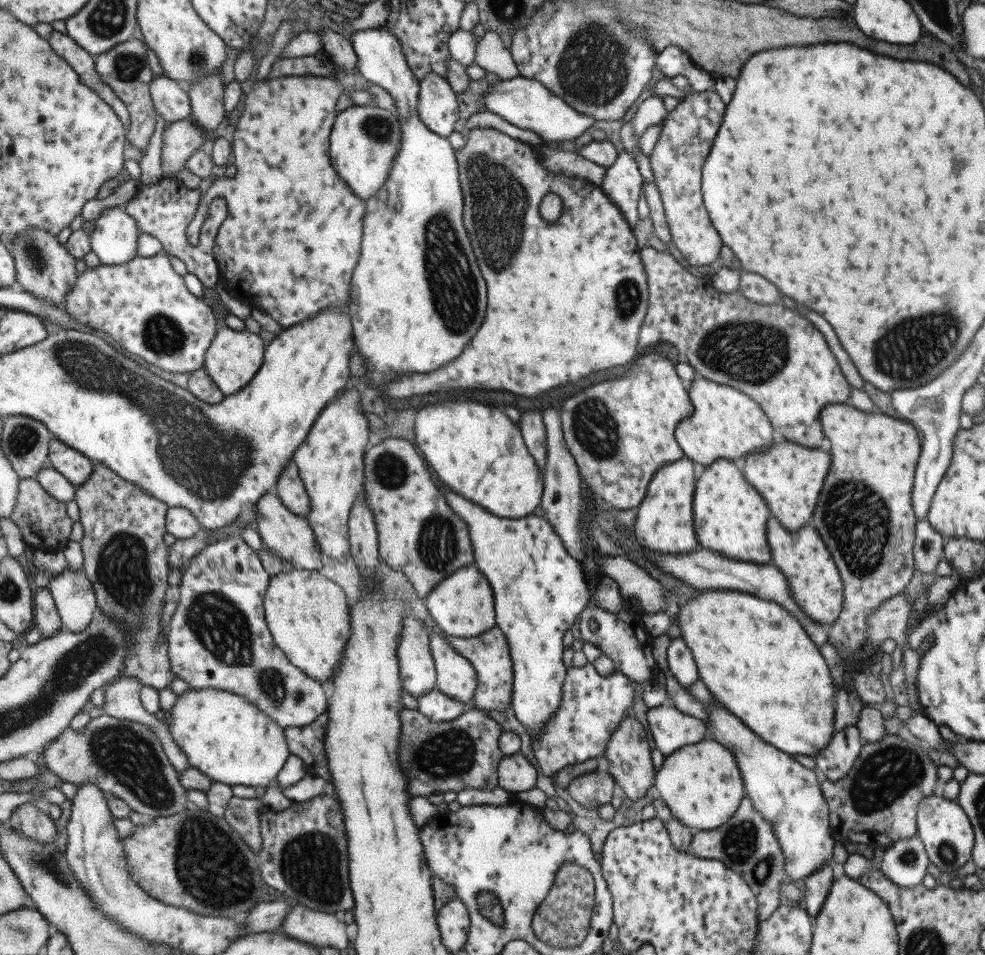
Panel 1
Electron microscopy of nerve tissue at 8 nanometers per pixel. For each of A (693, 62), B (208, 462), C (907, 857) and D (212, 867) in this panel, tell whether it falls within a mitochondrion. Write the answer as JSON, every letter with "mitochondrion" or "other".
{"A":"other","B":"mitochondrion","C":"mitochondrion","D":"mitochondrion"}

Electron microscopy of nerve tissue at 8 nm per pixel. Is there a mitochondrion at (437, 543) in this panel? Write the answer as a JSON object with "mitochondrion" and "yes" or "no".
{"mitochondrion":"yes"}

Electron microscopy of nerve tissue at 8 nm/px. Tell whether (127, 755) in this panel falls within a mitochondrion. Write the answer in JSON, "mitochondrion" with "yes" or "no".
{"mitochondrion":"yes"}

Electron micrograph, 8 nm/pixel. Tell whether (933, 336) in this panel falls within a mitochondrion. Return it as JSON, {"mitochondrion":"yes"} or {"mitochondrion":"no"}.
{"mitochondrion":"yes"}

